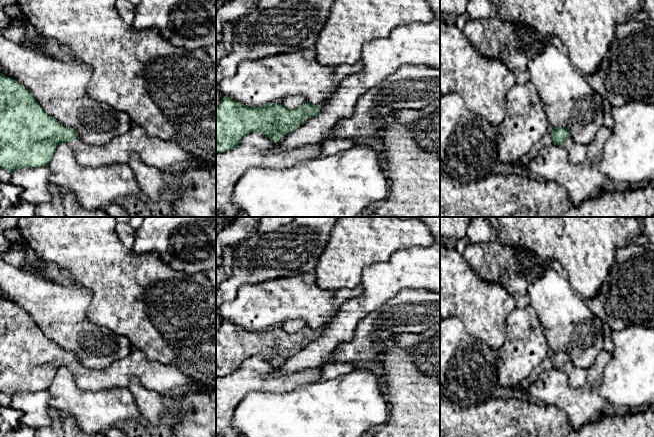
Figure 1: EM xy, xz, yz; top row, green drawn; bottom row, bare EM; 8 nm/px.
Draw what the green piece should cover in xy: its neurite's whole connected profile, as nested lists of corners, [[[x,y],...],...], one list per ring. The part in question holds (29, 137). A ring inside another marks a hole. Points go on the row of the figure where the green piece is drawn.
[[[0,73],[0,168],[12,172],[23,167],[48,166],[61,143],[69,144],[79,164],[90,167],[112,163],[128,164],[132,154],[137,155],[146,165],[158,169],[168,168],[185,160],[197,162],[191,153],[175,142],[151,137],[135,124],[126,134],[104,145],[88,144],[78,138],[74,129],[61,125],[49,116],[23,85]]]

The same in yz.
[[[553,128],[551,136],[554,145],[561,145],[567,150],[568,158],[571,163],[578,164],[586,159],[588,154],[587,145],[575,143],[566,128]]]

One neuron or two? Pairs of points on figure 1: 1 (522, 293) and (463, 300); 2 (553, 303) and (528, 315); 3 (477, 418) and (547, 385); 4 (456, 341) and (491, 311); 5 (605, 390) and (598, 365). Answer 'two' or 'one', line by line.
1: two
2: two
3: two
4: two
5: two

